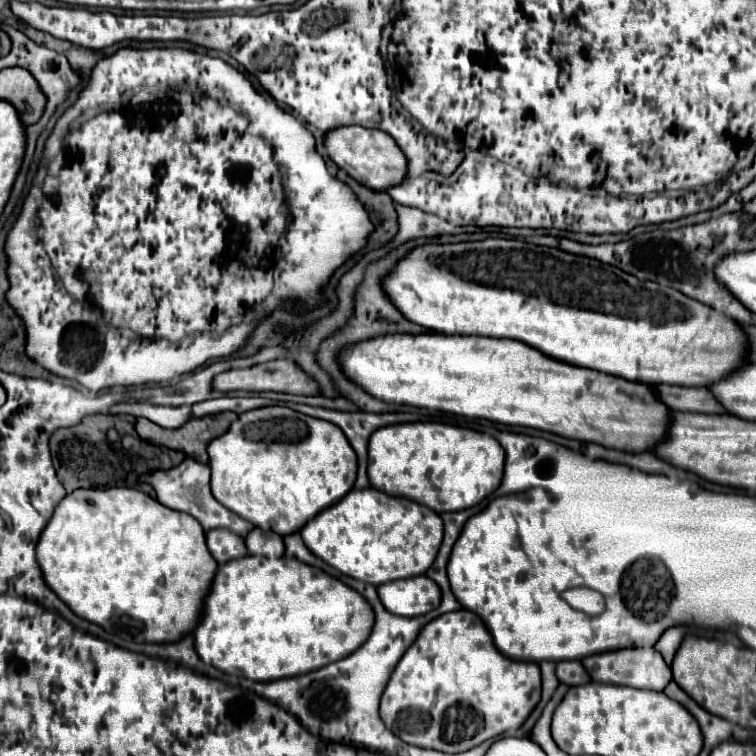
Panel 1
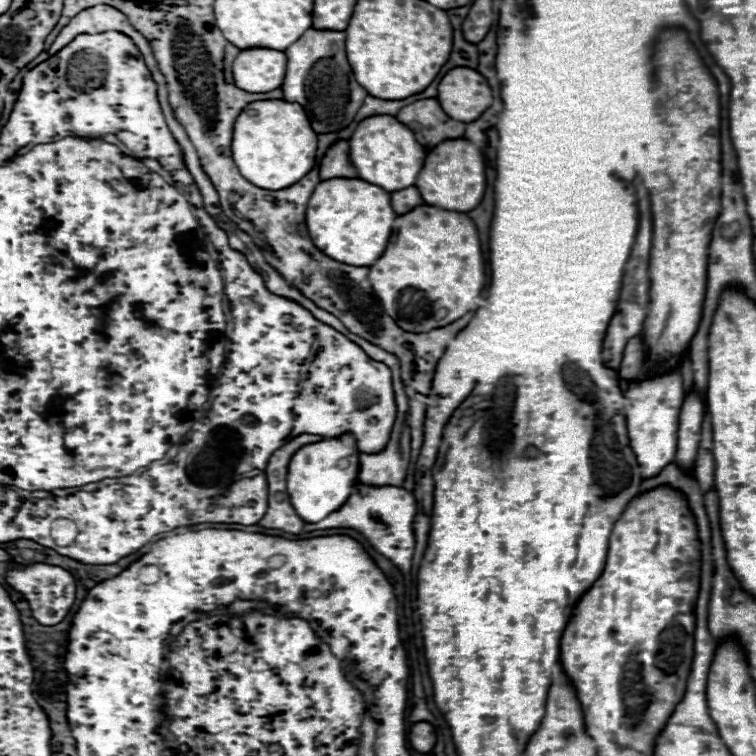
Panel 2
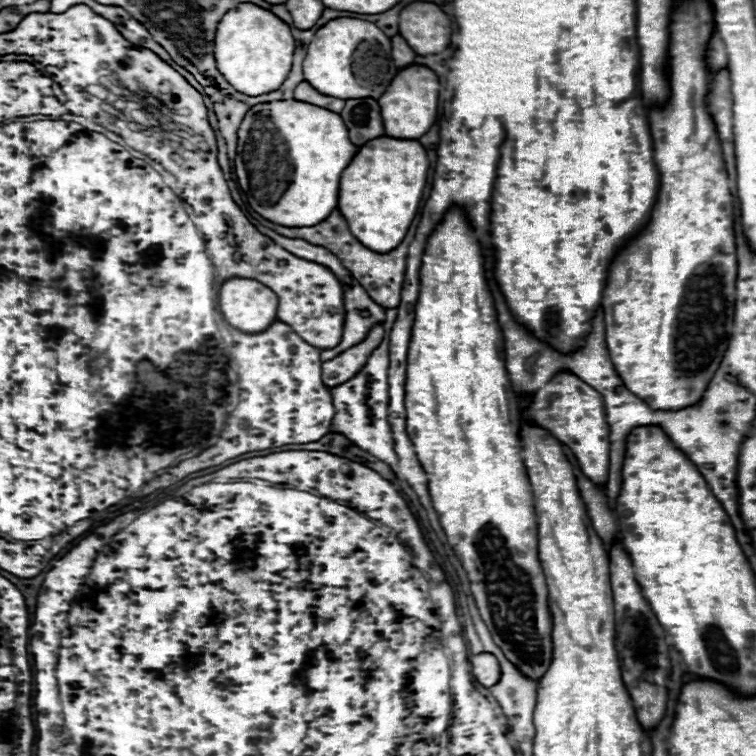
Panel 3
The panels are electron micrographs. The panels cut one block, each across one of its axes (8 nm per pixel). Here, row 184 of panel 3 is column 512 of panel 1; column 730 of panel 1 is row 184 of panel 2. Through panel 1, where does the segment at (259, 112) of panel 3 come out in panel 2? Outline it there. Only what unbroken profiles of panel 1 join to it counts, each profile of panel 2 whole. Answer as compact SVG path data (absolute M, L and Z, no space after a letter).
M332 178L316 186L308 202L306 226L314 246L330 258L348 262L350 266L372 266L386 250L396 216L386 190L360 178Z

